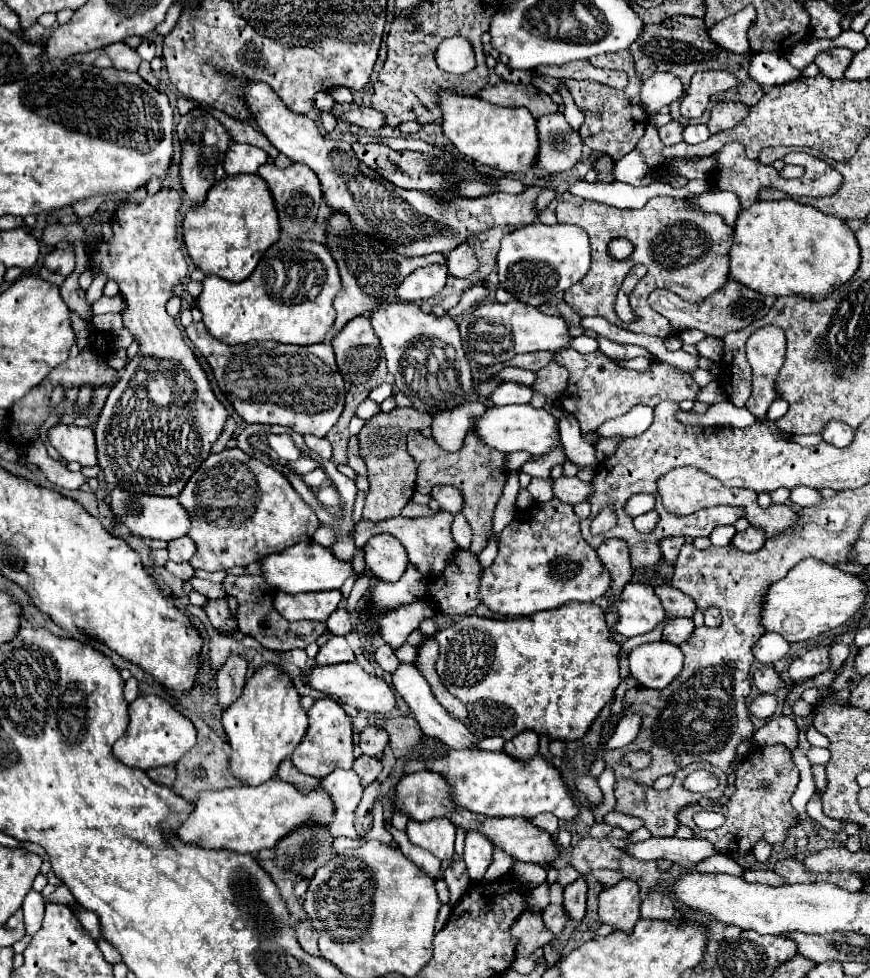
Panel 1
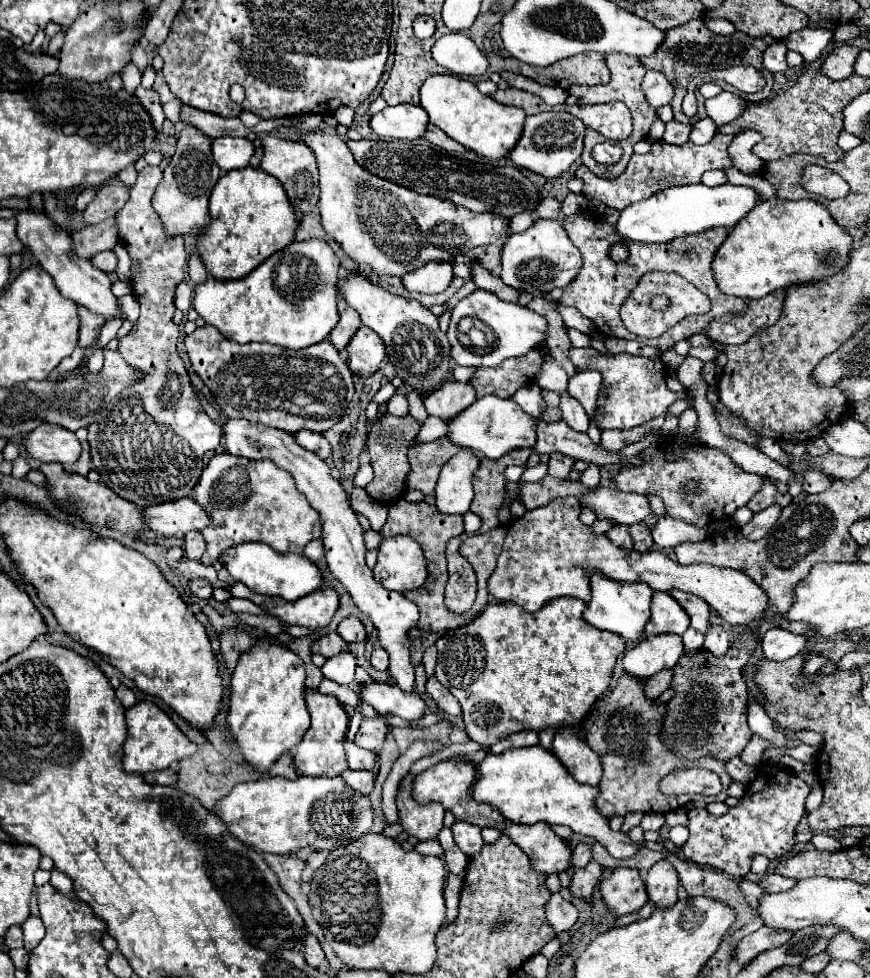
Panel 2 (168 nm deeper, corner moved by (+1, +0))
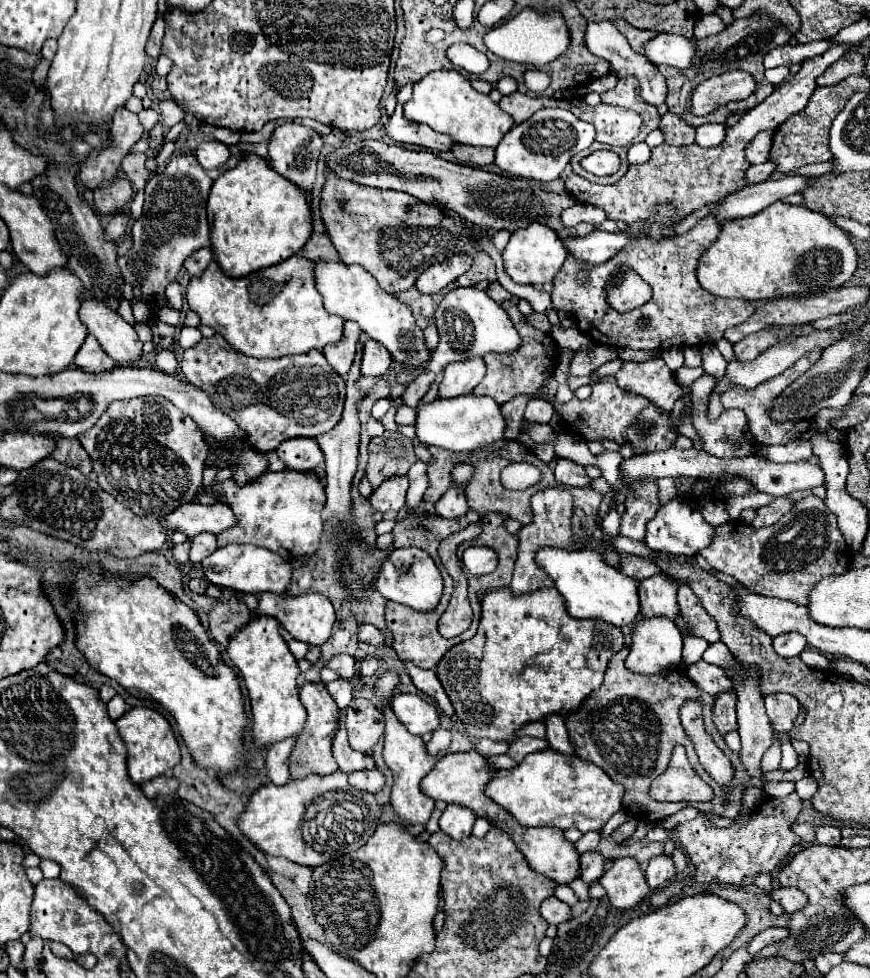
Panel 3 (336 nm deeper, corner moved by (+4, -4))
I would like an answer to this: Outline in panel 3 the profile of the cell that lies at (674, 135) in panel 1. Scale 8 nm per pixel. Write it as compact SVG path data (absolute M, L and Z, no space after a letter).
M667 112L661 118L661 126L659 128L661 128L667 144L685 146L685 144L693 144L695 142L695 128L689 126L685 120L677 118L677 114L673 114L673 112Z

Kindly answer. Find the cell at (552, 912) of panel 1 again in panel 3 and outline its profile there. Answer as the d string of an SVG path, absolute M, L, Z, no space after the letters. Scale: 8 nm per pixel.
M549 896L549 898L541 904L541 916L543 916L549 924L555 924L555 926L557 926L557 924L569 920L571 908L569 908L565 902L557 900L555 896Z

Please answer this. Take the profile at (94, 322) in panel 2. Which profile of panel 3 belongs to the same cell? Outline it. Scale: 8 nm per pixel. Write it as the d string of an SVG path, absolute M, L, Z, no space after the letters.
M89 334L75 356L75 366L87 374L99 374L115 368L115 362L105 354L99 342Z

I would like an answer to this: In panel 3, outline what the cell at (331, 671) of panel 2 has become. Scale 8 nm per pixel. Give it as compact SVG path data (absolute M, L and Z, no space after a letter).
M339 678L339 680L335 680L335 682L329 682L329 684L327 684L327 690L329 690L329 694L333 696L335 704L339 706L339 710L345 712L347 706L349 706L349 702L351 702L351 698L353 698L351 684L349 684L347 680Z

